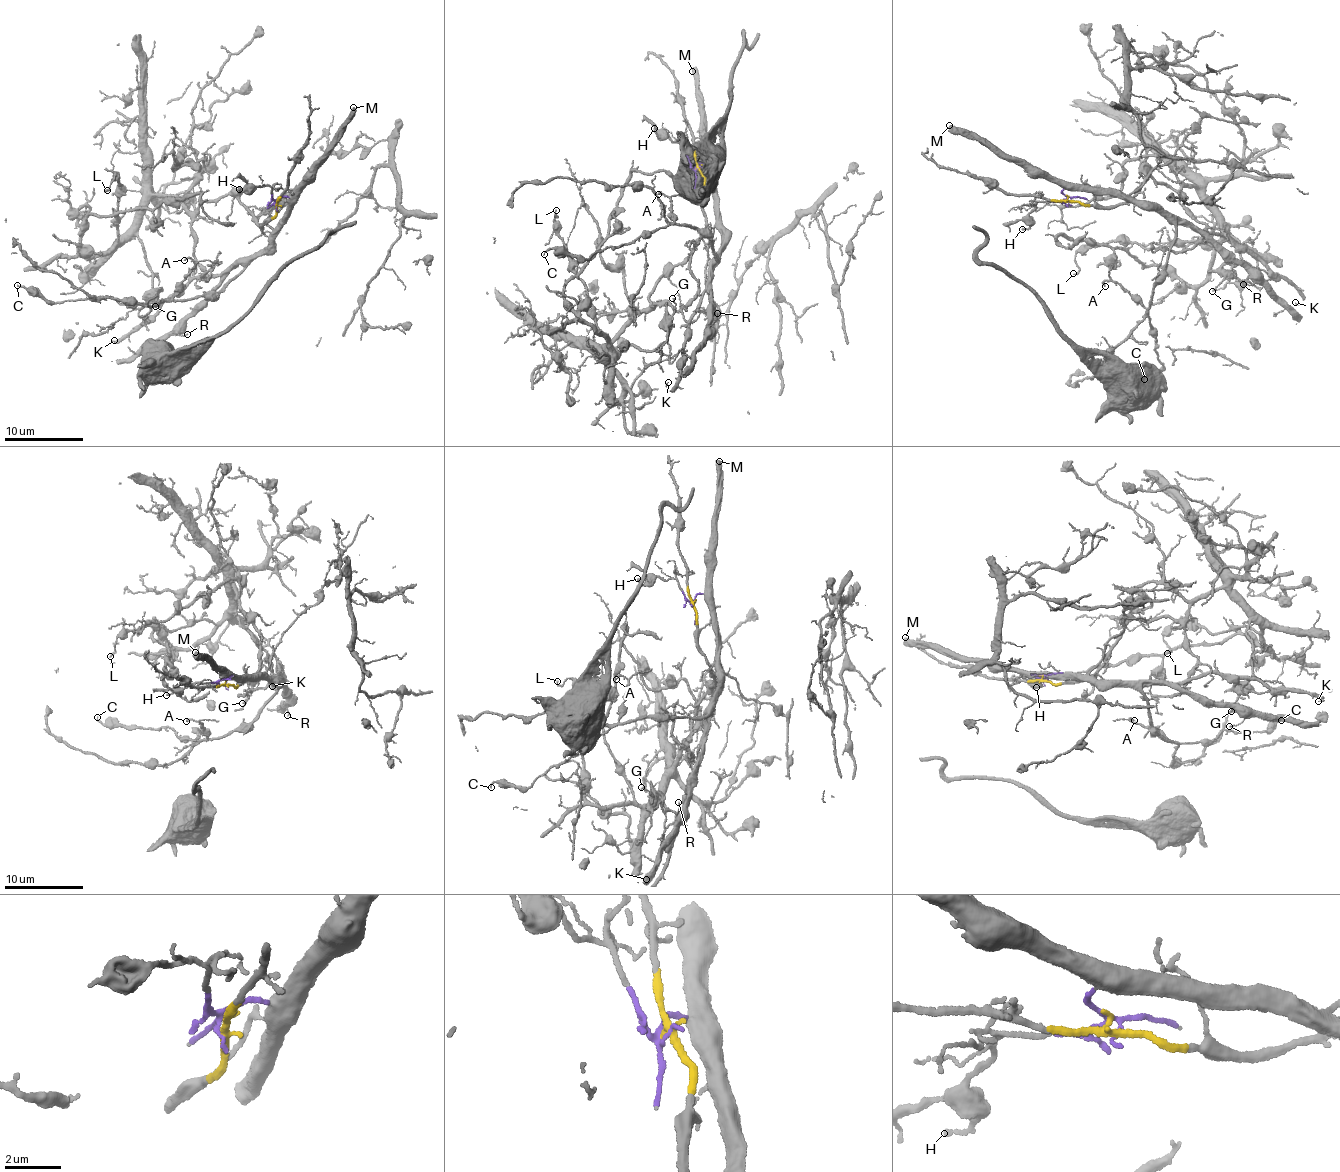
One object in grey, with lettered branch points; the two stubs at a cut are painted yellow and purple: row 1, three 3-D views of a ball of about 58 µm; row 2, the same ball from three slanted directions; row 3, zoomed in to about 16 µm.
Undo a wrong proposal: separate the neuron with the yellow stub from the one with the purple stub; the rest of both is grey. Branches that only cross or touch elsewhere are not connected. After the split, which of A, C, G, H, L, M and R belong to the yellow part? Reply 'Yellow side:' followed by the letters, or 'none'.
Yellow side: G, L

